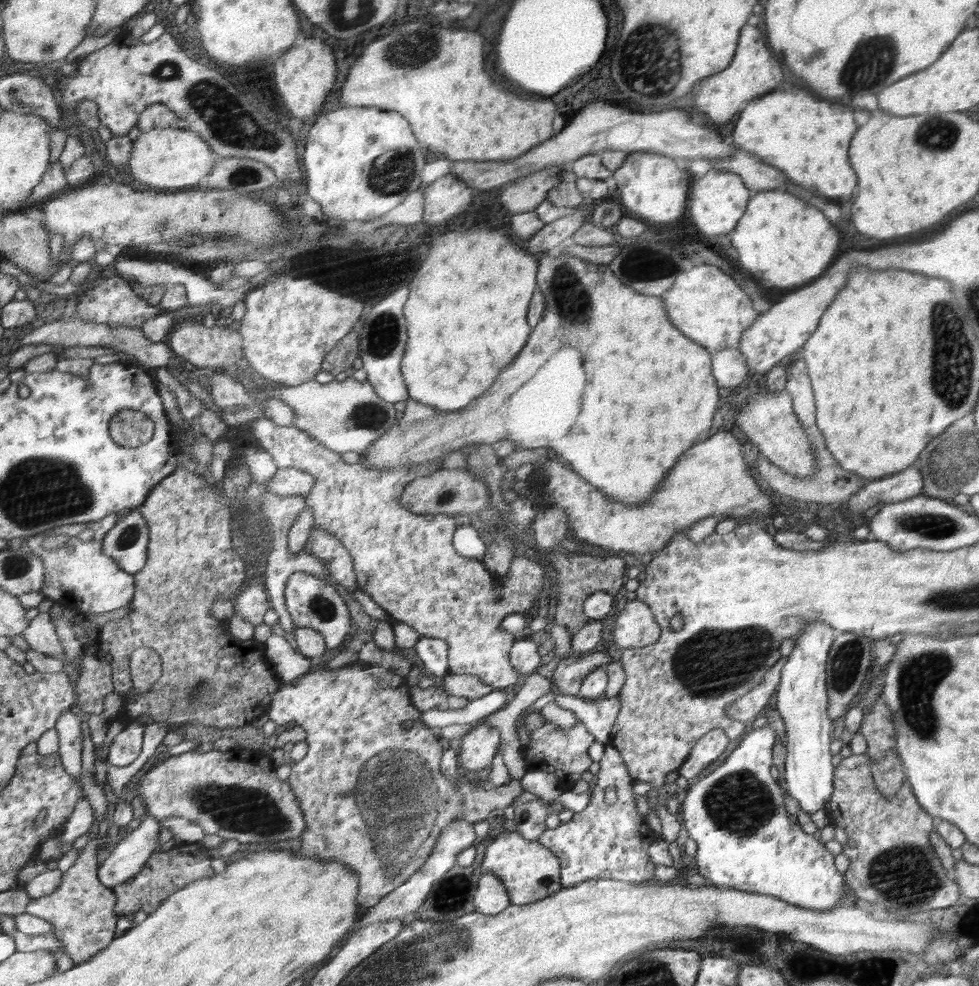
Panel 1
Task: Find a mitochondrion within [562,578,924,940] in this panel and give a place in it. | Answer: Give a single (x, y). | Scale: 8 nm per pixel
(713, 663)

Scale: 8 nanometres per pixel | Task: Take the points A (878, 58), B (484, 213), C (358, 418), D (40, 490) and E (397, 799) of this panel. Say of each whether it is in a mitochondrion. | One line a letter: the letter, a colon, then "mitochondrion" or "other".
A: mitochondrion
B: other
C: mitochondrion
D: mitochondrion
E: mitochondrion

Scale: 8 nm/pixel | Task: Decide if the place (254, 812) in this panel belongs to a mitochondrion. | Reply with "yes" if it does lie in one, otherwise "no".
yes

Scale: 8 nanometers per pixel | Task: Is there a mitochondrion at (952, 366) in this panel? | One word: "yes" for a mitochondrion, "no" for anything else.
yes

